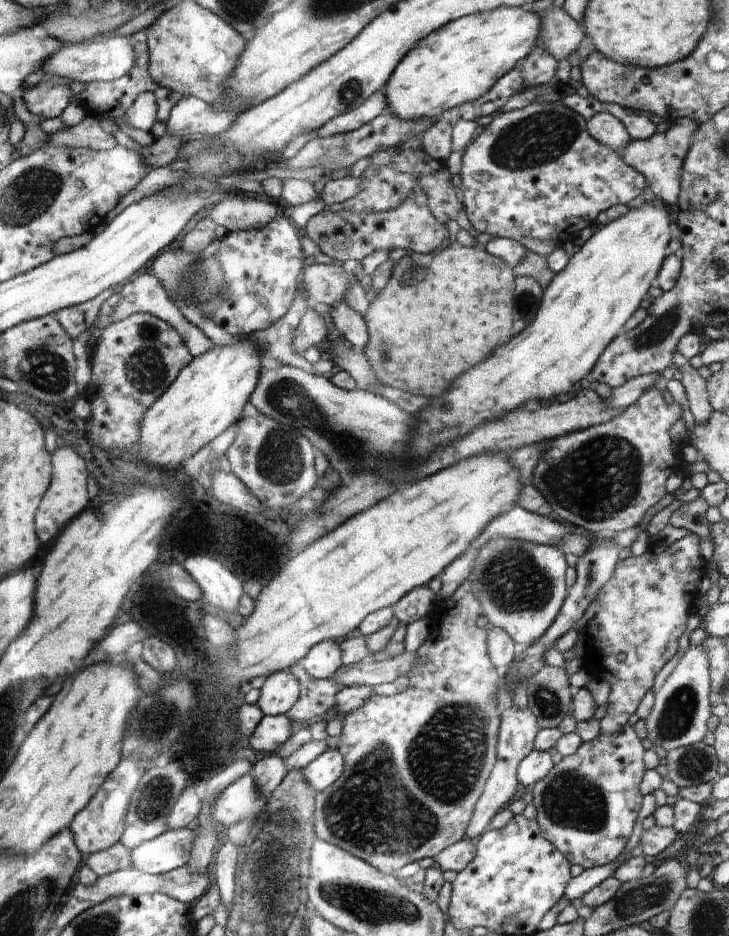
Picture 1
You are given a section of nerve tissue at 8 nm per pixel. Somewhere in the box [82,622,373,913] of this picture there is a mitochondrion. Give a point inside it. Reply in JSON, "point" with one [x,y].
{"point":[151,724]}

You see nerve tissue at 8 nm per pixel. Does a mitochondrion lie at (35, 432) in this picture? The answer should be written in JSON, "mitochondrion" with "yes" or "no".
{"mitochondrion":"no"}

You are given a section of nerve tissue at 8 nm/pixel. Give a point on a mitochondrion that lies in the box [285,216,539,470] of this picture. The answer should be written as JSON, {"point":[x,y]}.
{"point":[386,348]}

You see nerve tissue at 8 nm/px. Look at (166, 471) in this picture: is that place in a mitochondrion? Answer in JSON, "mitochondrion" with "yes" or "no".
{"mitochondrion":"no"}

